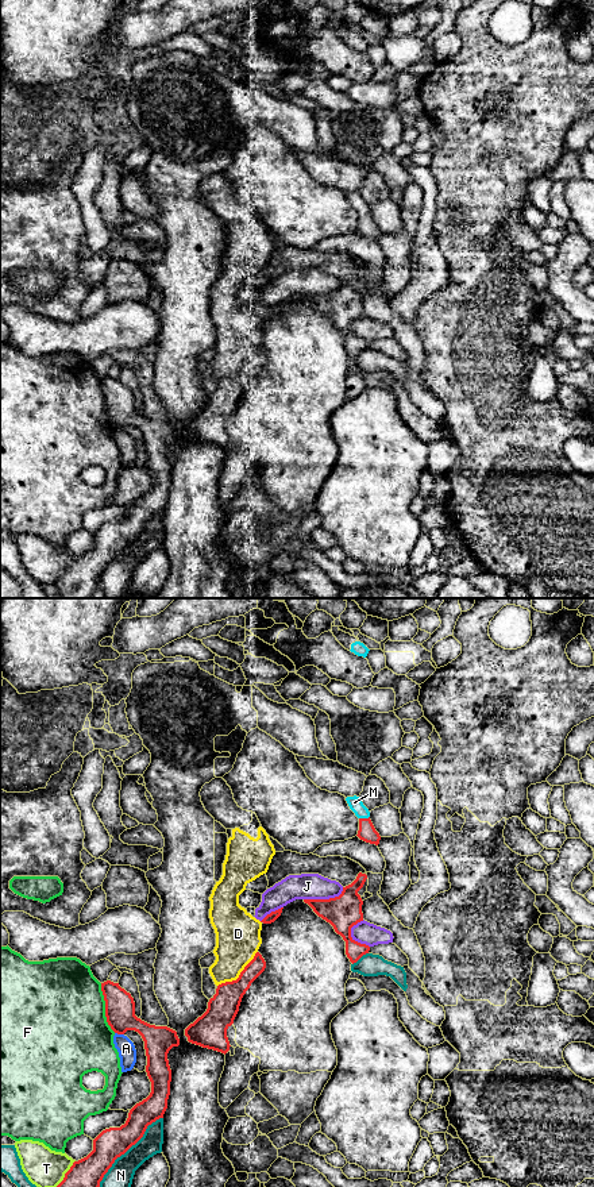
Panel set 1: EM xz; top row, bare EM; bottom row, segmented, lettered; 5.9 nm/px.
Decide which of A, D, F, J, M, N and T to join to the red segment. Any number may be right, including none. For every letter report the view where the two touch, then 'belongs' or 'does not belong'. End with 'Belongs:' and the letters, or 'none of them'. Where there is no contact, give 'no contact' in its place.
A: meets red in xz; does not belong
D: meets red in xz; does not belong
F: meets red in xz; does not belong
J: meets red in xz; does not belong
M: meets red in xz; belongs
N: meets red in xz; does not belong
T: meets red in xz; does not belong
Belongs: M

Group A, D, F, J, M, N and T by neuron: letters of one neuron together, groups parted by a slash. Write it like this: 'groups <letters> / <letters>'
groups A / D / F / J / M / N / T

